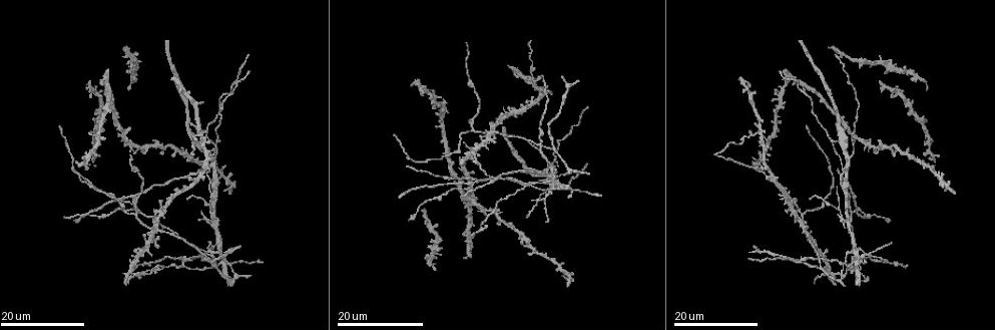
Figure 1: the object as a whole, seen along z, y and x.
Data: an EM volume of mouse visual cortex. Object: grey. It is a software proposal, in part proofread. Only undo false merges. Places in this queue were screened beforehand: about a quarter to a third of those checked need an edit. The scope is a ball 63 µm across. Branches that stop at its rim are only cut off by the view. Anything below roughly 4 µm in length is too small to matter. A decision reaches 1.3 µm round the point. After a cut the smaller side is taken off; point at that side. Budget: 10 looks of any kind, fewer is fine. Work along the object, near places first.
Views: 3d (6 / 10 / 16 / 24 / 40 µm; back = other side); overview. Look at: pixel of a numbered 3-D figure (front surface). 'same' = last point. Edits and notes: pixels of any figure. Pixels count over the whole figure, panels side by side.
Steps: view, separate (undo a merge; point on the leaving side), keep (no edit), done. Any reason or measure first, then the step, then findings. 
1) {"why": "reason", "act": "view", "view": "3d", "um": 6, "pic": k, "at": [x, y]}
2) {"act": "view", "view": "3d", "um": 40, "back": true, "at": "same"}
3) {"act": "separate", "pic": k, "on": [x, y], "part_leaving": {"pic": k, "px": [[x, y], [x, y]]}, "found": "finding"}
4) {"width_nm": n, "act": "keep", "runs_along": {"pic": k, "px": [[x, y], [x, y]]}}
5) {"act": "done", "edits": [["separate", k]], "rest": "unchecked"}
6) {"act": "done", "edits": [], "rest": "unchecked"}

{"why": "three-way junction", "act": "view", "view": "3d", "um": 16, "pic": 1, "at": [478, 180]}

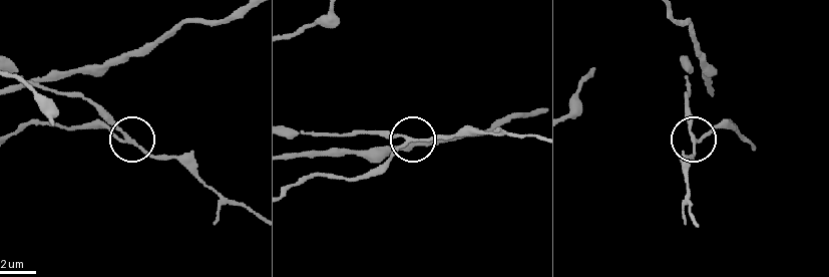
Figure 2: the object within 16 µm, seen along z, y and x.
{"act": "view", "view": "3d", "um": 6, "pic": 2, "at": [407, 139]}

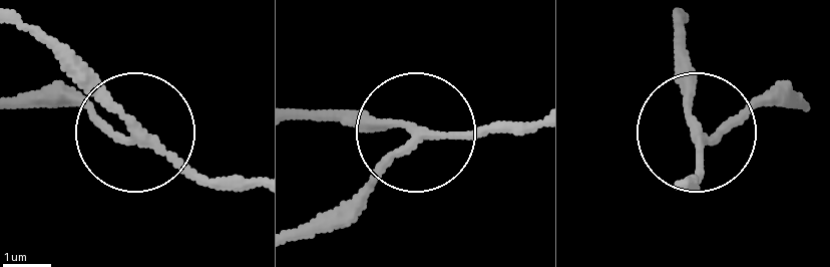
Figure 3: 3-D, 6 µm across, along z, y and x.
{"arms": 3, "act": "keep", "runs_along": {"pic": 3, "px": [[250, 186], [166, 162], [50, 46]]}, "found": "one neuron here"}

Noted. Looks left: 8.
{"why": "three arms meet", "act": "view", "view": "3d", "um": 24, "pic": 1, "at": [470, 132]}

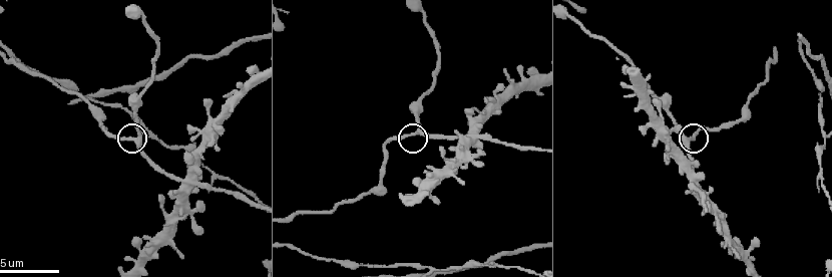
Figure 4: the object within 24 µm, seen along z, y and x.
{"why": "zoom in", "act": "view", "view": "3d", "um": 6, "pic": 4, "at": [417, 131]}

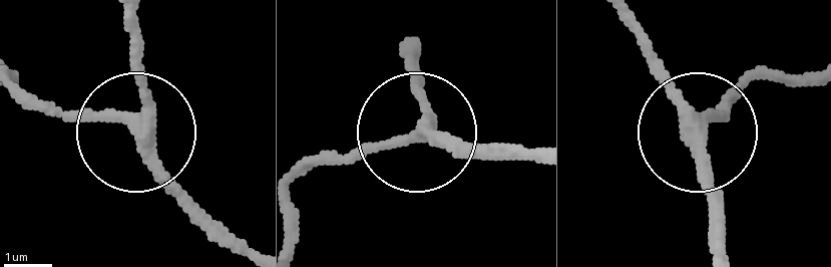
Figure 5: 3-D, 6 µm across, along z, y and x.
{"width_nm": 270, "act": "keep", "runs_along": {"pic": 5, "px": [[719, 249], [699, 125], [731, 105]]}, "found": "all the same neuron"}

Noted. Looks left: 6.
{"act": "view", "view": "3d", "um": 24, "pic": 1, "at": [469, 83]}

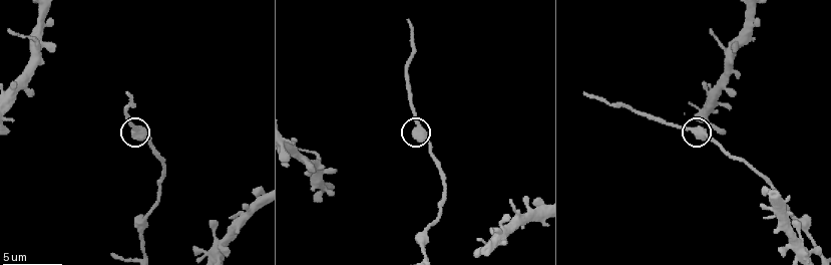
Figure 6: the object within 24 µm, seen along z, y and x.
{"act": "view", "view": "3d", "um": 6, "pic": 6, "at": [412, 133]}

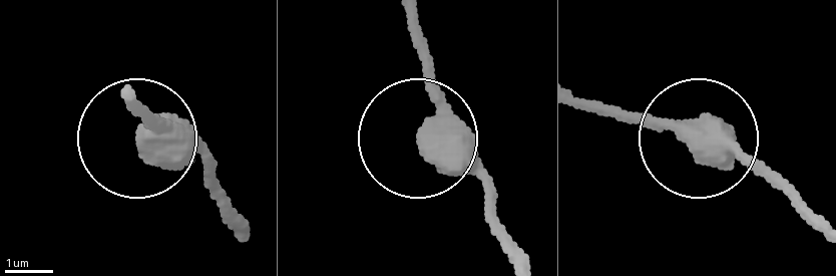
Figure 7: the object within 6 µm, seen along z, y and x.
{"act": "keep", "runs_along": {"pic": 7, "px": [[524, 259], [484, 187], [421, 139], [429, 66], [417, 19]]}, "found": "all the same neuron"}

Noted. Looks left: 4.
{"act": "view", "view": "3d", "um": 24, "pic": 1, "at": [759, 130]}

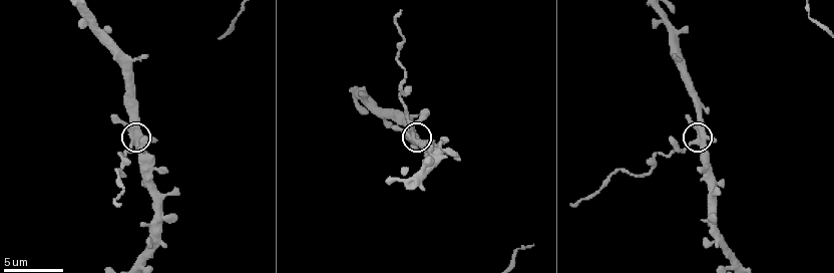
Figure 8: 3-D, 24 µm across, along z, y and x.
{"act": "view", "view": "3d", "um": 6, "pic": 8, "at": [412, 135]}

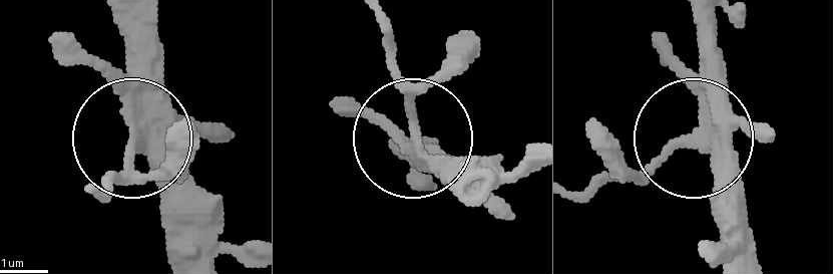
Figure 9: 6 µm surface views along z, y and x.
{"width_nm": 330, "act": "separate", "pic": 9, "on": [114, 183], "part_leaving": {"pic": 9, "px": [[129, 145], [93, 192]]}, "found": "two neurons meet here"}

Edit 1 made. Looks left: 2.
{"why": "small branch off a trunk", "act": "view", "view": "3d", "um": 24, "pic": 1, "at": [212, 221]}

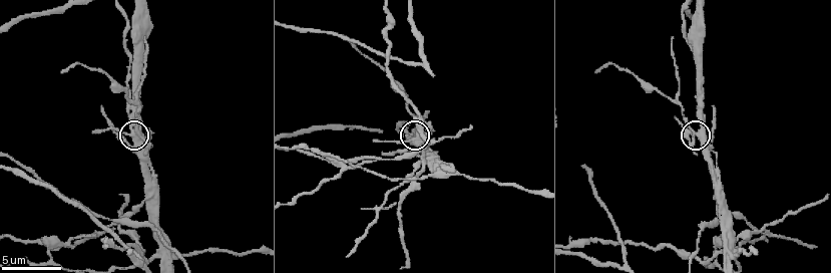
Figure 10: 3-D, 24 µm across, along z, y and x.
{"act": "view", "view": "3d", "um": 10, "pic": 10, "at": [699, 135]}

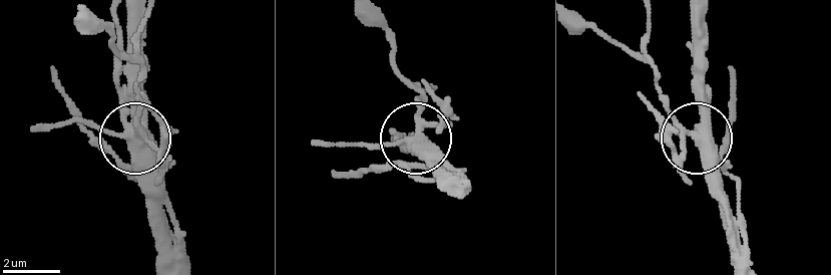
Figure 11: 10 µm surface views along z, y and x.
{"side_arm_um": 15, "arms": 5, "act": "separate", "pic": 11, "on": [160, 120], "found": "two neurons meet here"}

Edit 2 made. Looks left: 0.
{"act": "done", "edits": [["separate", 9], ["separate", 11]], "rest": "unchecked"}

